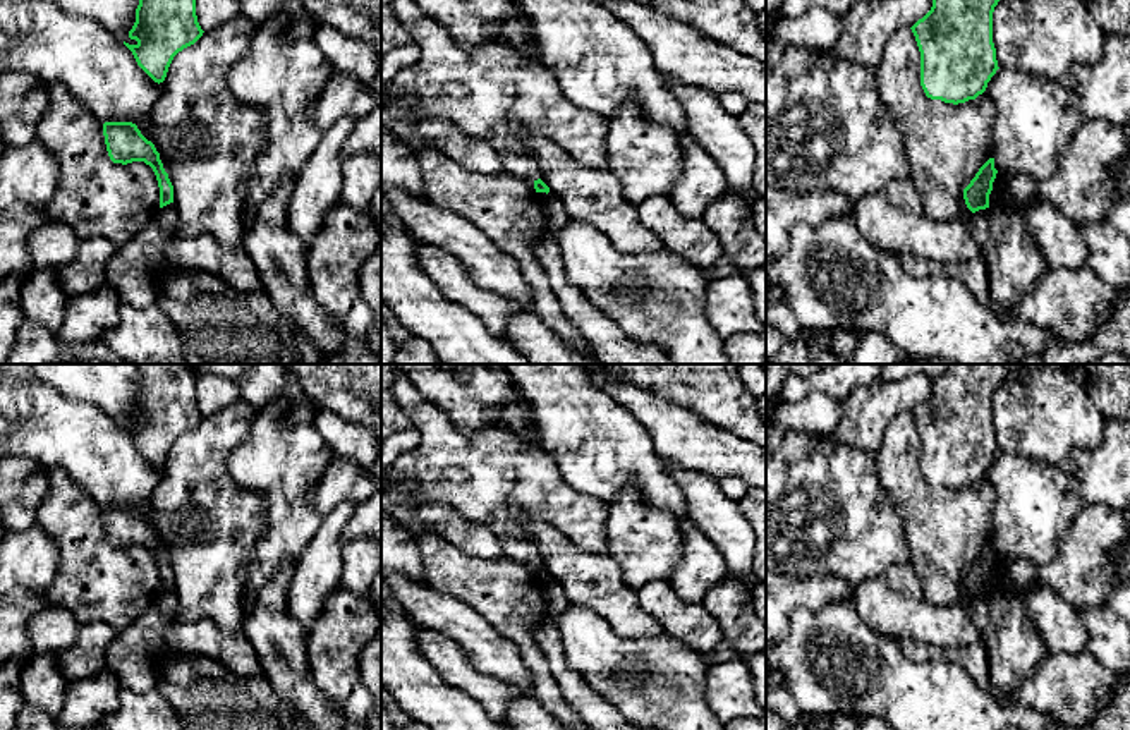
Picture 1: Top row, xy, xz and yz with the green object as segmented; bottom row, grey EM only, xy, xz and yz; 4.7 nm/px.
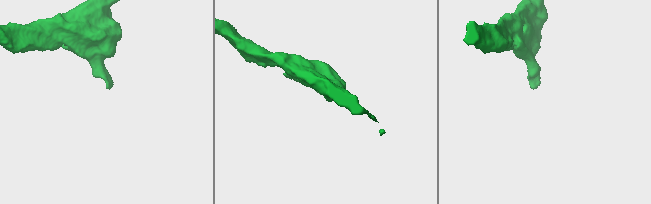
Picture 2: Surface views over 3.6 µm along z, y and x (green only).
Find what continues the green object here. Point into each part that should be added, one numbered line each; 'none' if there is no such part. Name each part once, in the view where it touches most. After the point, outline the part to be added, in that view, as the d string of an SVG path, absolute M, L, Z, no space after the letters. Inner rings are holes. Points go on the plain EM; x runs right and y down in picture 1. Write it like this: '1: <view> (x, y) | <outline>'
none

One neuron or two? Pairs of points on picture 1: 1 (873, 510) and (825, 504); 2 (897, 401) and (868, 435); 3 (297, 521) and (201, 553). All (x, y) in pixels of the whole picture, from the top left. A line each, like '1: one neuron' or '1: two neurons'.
1: one neuron
2: one neuron
3: two neurons

